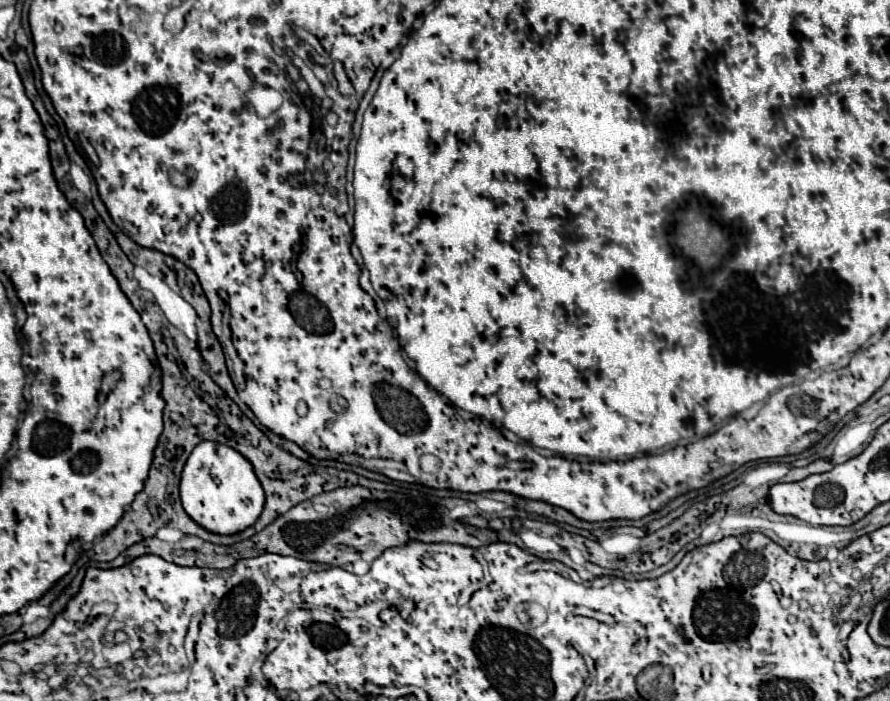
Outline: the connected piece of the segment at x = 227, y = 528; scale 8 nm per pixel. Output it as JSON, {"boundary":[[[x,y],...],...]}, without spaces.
{"boundary":[[[201,441],[183,469],[181,501],[187,515],[207,531],[235,535],[257,521],[263,511],[265,495],[253,465],[239,451],[215,441]]]}

